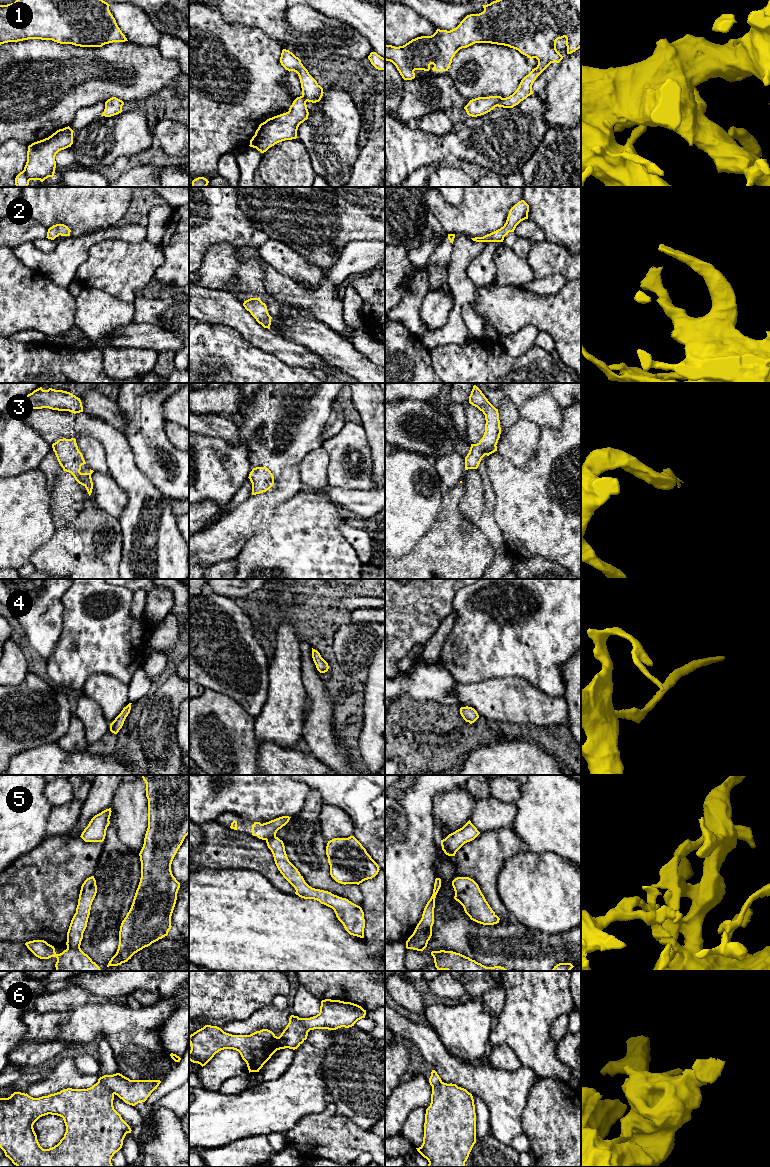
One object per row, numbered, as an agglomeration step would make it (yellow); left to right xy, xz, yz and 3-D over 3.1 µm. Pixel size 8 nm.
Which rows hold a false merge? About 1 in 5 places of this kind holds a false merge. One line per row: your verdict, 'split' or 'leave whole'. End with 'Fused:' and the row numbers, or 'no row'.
1: leave whole
2: leave whole
3: leave whole
4: leave whole
5: leave whole
6: split
Fused: 6

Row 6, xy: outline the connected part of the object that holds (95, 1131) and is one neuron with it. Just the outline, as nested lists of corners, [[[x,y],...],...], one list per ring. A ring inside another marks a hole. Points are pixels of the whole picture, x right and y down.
[[[99,1081],[87,1089],[67,1088],[39,1098],[33,1098],[27,1093],[14,1092],[8,1098],[0,1098],[0,1148],[17,1167],[113,1167],[112,1157],[122,1148],[126,1134],[132,1131],[114,1109],[113,1100],[114,1093]],[[48,1114],[62,1117],[66,1132],[57,1145],[43,1149],[37,1140],[33,1125],[40,1117]]]

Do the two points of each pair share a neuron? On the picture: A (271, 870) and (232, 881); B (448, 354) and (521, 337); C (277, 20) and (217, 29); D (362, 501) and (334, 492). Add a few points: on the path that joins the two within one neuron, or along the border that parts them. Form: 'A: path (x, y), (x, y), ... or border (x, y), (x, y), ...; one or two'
A: border (236, 868), (258, 871), (277, 888); two
B: border (500, 338), (510, 356), (519, 357), (522, 354); two
C: border (222, 16), (230, 23), (250, 25), (266, 34); two
D: path (355, 500), (341, 497); one

